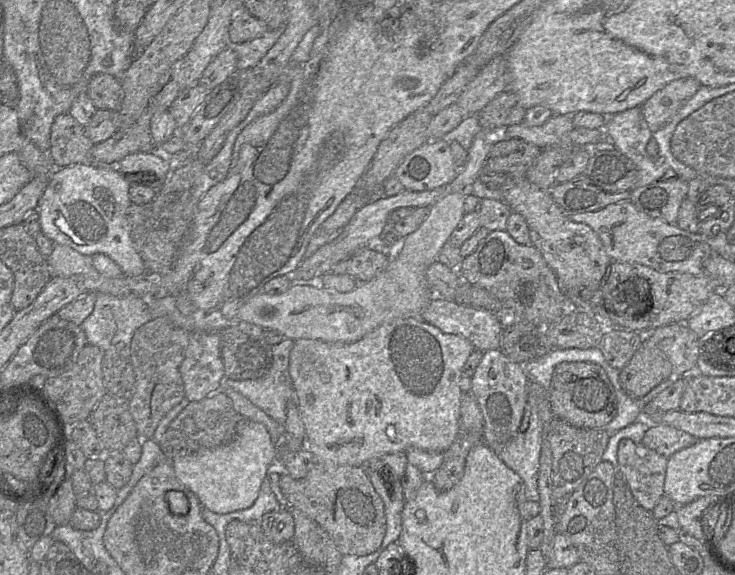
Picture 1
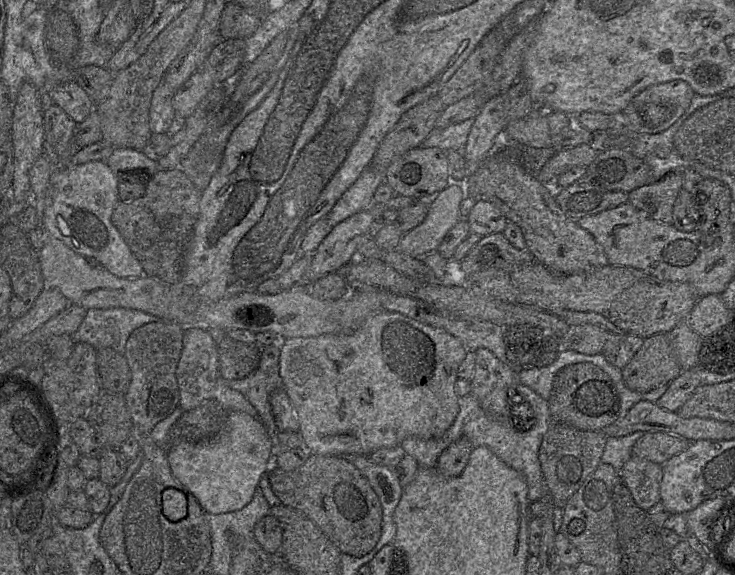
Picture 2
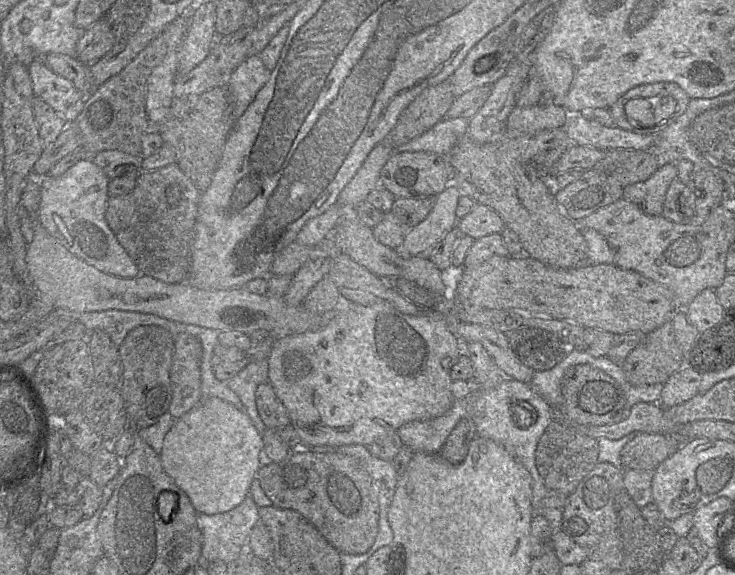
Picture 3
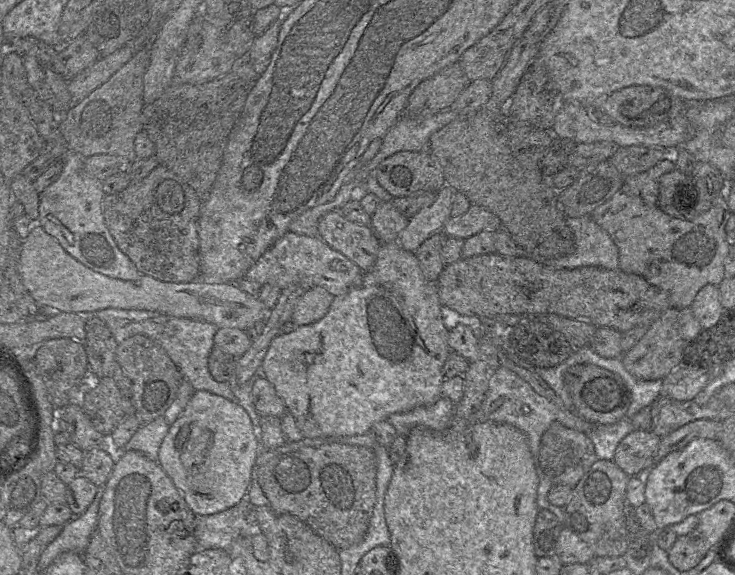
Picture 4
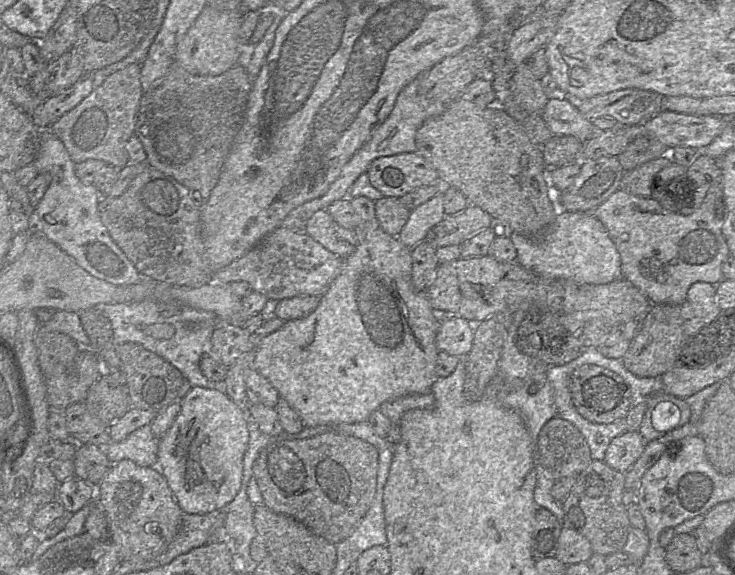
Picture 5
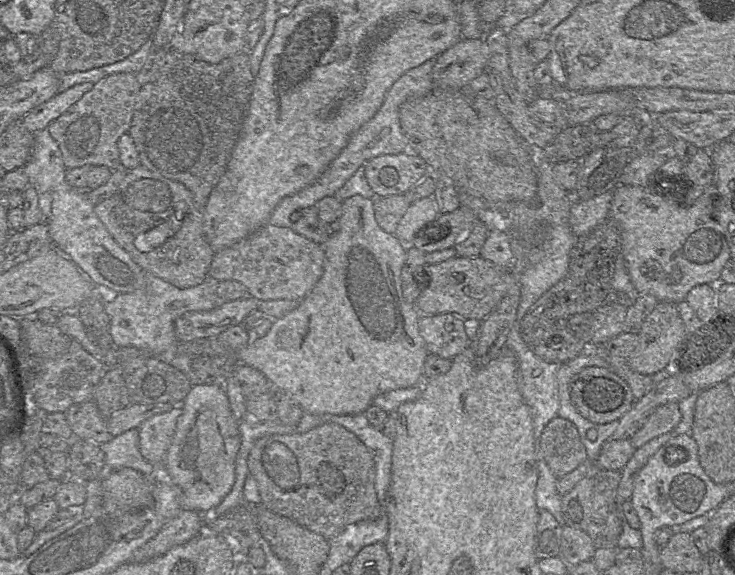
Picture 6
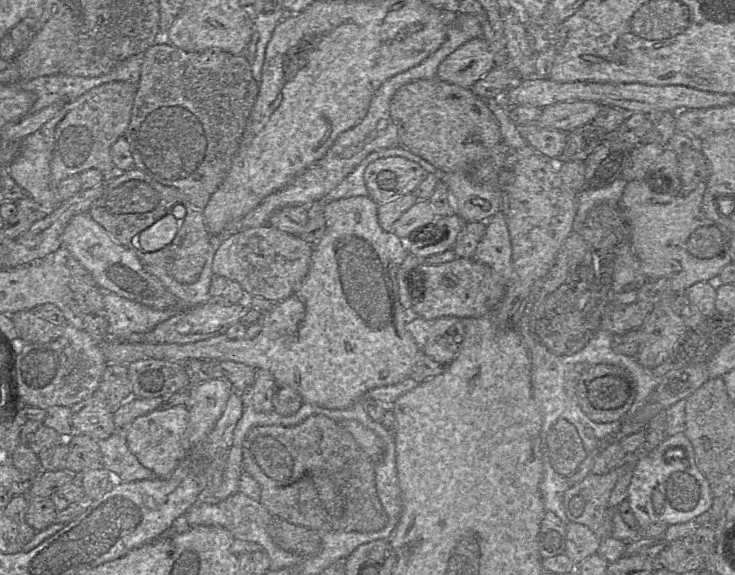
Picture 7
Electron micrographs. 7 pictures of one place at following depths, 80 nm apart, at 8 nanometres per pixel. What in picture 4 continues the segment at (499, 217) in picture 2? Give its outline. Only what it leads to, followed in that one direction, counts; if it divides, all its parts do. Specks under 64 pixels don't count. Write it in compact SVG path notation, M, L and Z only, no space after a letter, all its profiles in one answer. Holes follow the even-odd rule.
M474 204L463 215L451 217L441 232L448 238L467 239L482 231L499 231L501 228L501 220L495 214Z

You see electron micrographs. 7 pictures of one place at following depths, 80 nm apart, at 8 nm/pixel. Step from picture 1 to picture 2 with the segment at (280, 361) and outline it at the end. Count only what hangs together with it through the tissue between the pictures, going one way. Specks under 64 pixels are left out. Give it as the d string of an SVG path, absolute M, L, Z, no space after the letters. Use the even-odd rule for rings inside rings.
M280 343L261 348L259 366L250 375L238 380L226 380L226 384L241 392L257 410L258 418L267 431L273 435L278 431L275 424L270 394L276 389L282 389L279 358Z

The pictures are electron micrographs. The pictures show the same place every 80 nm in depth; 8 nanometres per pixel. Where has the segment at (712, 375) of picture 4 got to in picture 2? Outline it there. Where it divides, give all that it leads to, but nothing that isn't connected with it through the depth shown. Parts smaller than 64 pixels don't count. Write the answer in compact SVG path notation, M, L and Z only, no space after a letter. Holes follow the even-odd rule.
M695 369L681 371L668 384L664 394L655 403L667 411L677 412L699 386L700 382Z

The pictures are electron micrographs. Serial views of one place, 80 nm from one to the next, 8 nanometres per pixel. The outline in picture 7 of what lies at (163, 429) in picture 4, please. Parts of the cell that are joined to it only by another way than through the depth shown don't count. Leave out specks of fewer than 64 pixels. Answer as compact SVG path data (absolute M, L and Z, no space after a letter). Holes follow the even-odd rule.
M117 430L107 439L97 441L101 451L102 466L117 480L133 482L155 480L155 474L142 466L129 450L124 430Z

